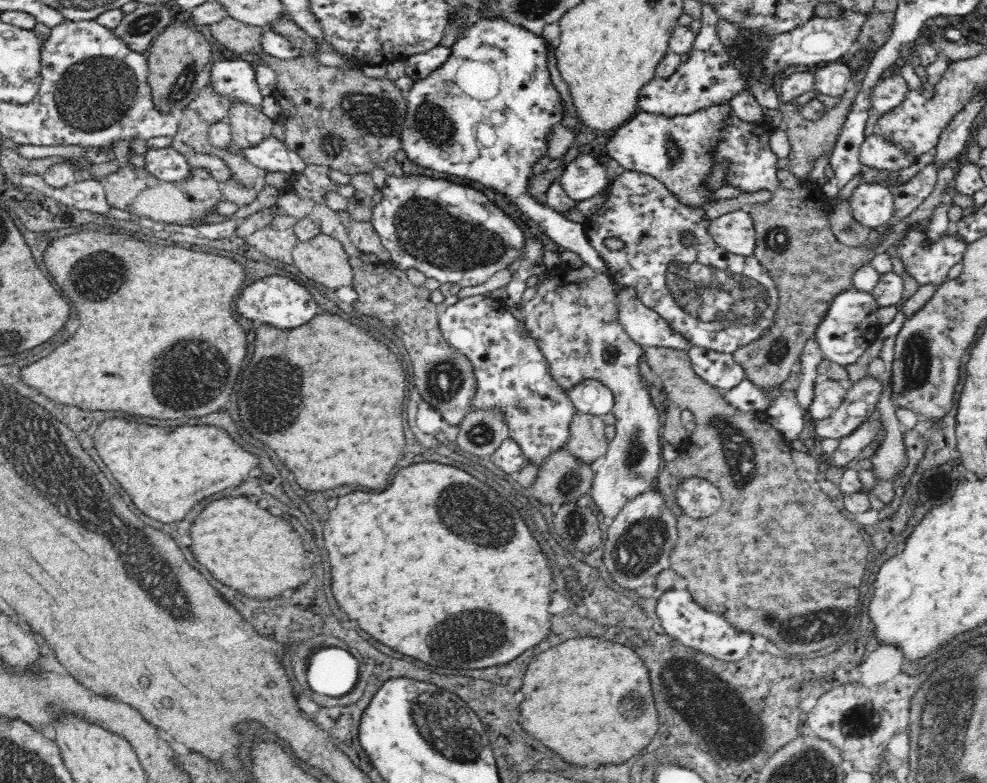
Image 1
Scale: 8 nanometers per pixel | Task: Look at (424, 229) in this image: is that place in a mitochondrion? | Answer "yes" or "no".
yes

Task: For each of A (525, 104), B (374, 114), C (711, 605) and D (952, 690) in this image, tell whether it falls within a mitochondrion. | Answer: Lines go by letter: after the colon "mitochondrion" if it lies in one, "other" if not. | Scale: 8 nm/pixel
A: other
B: mitochondrion
C: other
D: mitochondrion

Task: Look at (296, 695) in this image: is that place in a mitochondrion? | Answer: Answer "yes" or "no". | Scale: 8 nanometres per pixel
no

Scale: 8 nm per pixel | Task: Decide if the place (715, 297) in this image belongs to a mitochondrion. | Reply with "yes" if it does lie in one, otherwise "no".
yes

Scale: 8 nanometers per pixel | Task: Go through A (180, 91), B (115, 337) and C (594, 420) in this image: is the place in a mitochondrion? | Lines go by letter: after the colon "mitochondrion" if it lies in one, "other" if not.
A: mitochondrion
B: other
C: other

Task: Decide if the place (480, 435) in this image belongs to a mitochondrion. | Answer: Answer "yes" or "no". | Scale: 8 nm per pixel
yes

